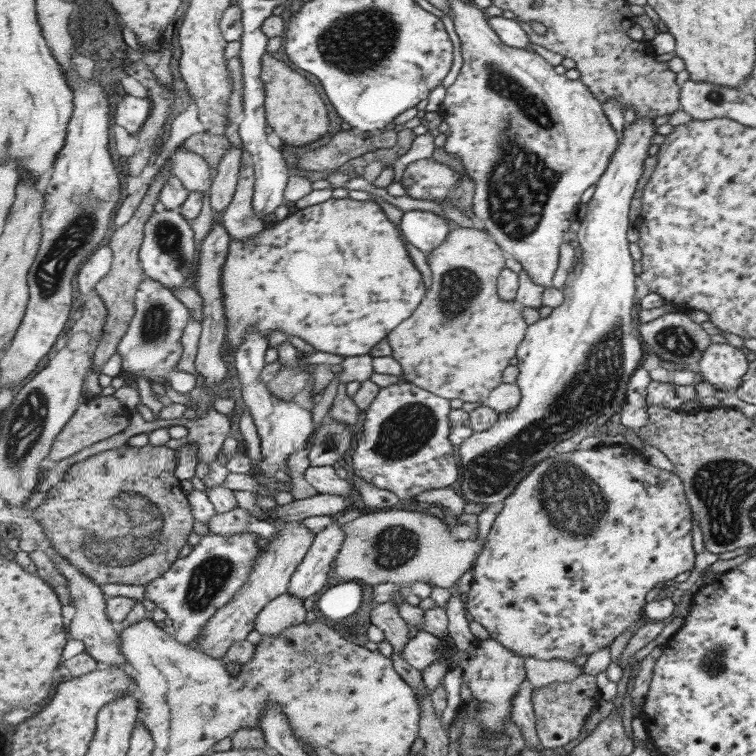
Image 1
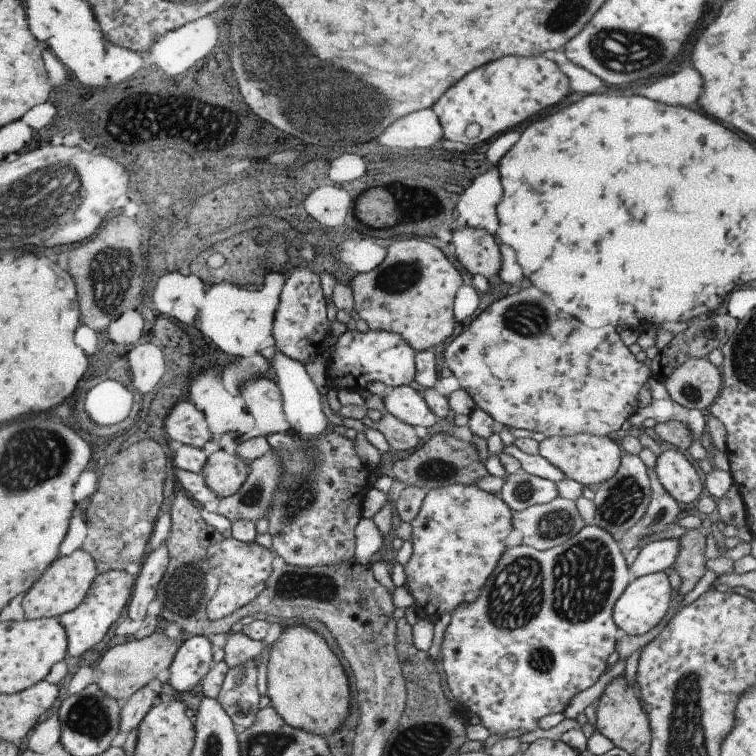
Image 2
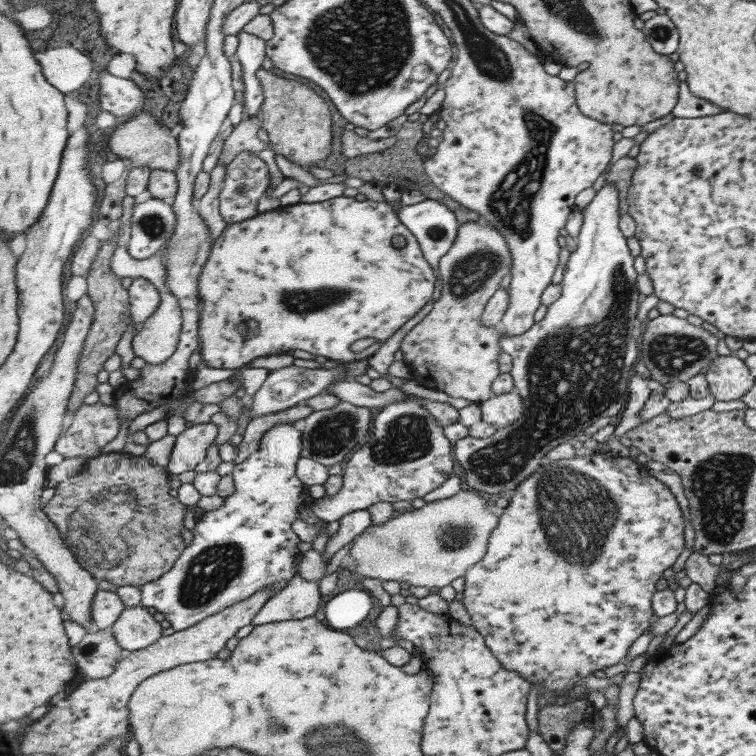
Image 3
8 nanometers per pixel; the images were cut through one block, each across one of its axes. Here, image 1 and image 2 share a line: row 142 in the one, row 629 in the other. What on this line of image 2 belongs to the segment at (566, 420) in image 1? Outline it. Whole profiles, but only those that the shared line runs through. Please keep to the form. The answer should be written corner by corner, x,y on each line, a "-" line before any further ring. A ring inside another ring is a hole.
668,572
633,577
632,582
629,583
614,607
614,619
617,626
622,629
622,633
633,636
647,634
667,616
667,612
669,612
669,594
671,594
669,576
667,575

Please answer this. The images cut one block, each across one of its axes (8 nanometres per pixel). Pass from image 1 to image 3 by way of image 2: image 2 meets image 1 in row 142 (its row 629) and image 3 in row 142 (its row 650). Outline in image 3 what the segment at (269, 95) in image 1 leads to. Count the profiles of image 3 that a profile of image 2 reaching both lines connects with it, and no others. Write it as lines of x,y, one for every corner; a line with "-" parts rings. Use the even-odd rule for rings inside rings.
262,67
256,75
265,96
260,108
261,128
268,133
274,152
305,169
327,160
333,152
333,118
329,104
305,84
275,76

